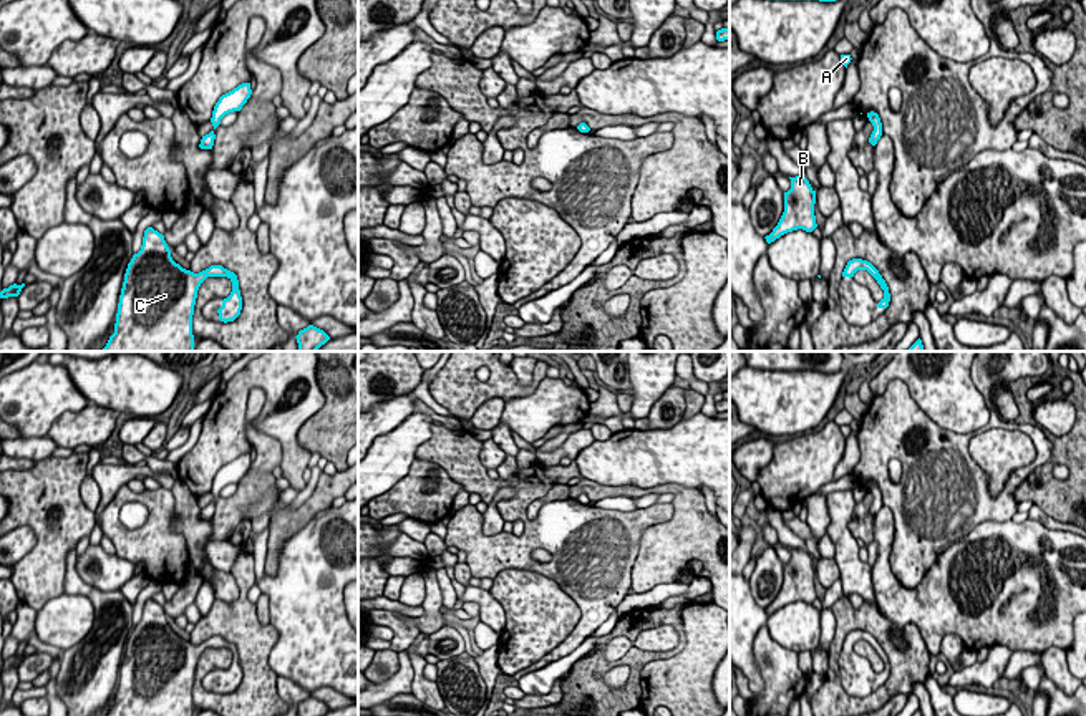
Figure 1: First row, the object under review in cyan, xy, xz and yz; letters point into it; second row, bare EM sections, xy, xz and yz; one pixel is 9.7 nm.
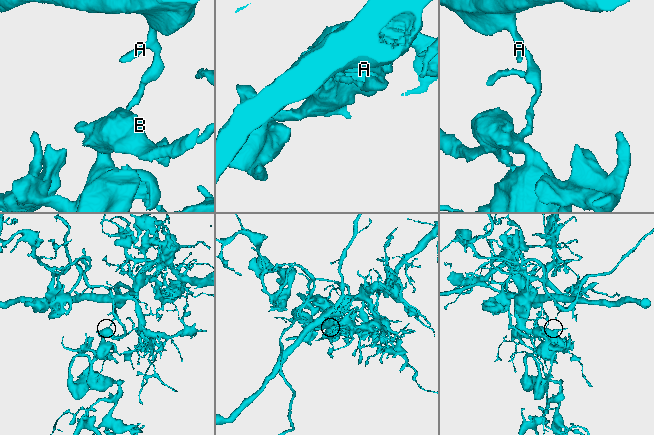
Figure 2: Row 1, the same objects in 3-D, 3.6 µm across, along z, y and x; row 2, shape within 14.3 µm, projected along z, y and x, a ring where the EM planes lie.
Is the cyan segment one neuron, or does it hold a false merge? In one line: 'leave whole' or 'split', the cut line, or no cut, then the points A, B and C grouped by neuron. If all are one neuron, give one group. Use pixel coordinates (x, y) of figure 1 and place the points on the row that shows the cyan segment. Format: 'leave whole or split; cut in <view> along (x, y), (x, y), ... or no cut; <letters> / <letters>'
split; cut in yz along (872, 131), (877, 140); A / B C

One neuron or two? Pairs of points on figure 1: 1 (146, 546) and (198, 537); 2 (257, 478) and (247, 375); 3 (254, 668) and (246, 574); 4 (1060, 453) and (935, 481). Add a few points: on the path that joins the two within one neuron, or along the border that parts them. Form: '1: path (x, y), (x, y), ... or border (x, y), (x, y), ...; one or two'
1: border (174, 501), (171, 526), (183, 537), (188, 549); two
2: border (257, 387), (249, 393), (247, 428), (244, 431); two
3: path (254, 645), (244, 630), (244, 597); one
4: border (1048, 435), (1050, 456), (1023, 481); two

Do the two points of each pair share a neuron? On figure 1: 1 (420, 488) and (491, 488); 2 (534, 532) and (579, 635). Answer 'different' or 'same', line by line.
1: different
2: same

